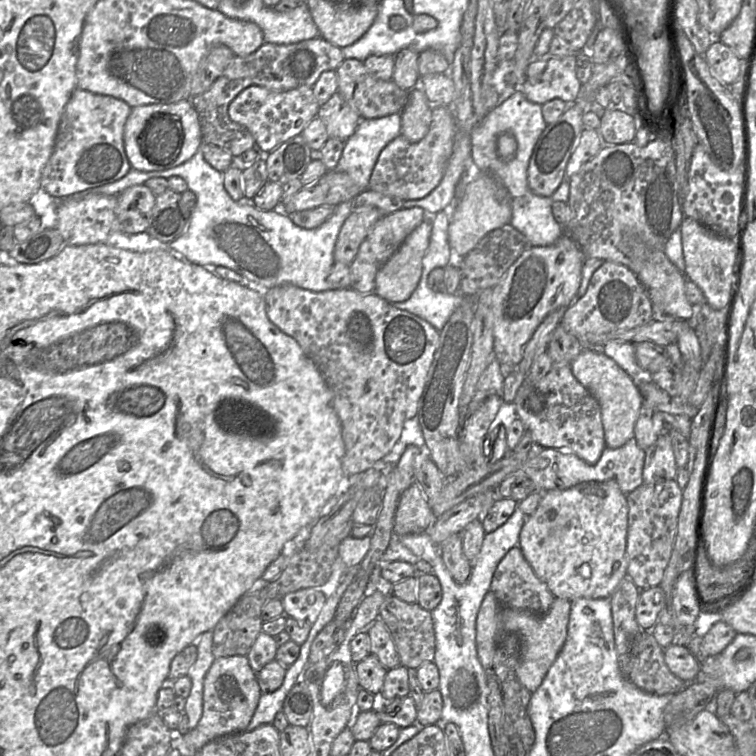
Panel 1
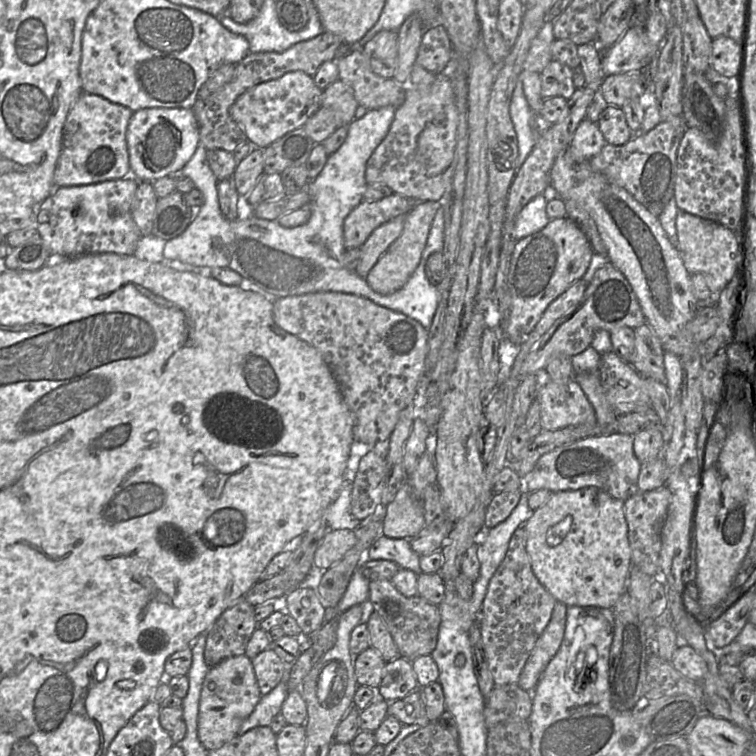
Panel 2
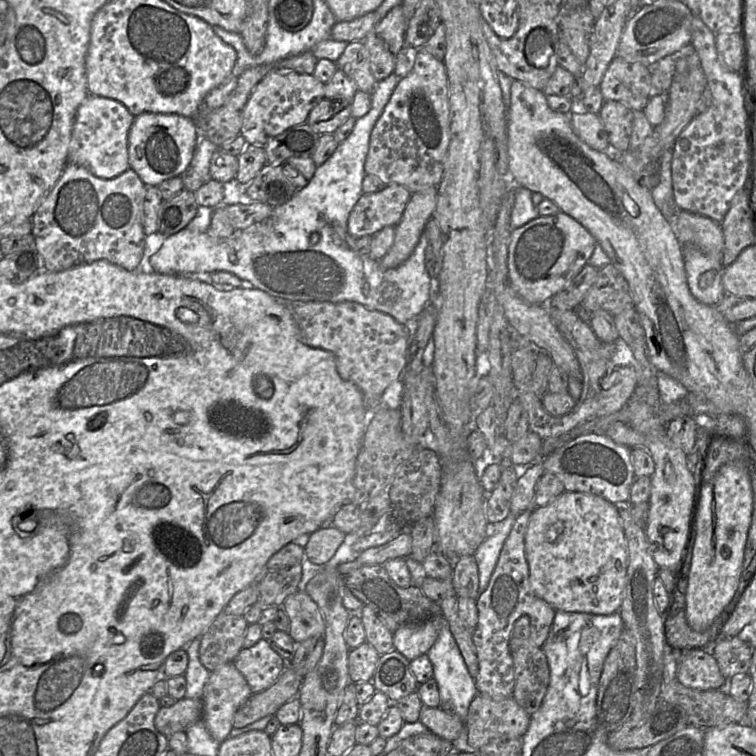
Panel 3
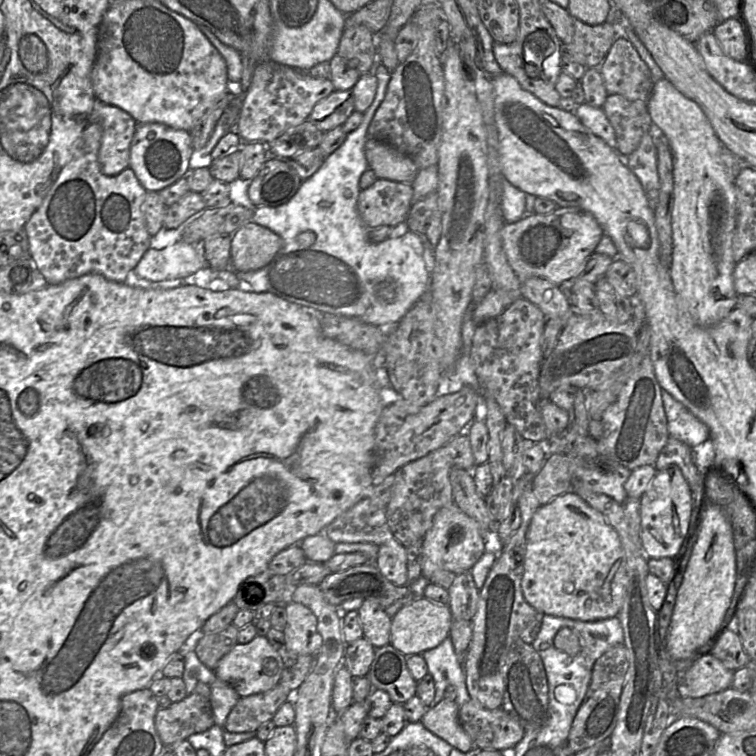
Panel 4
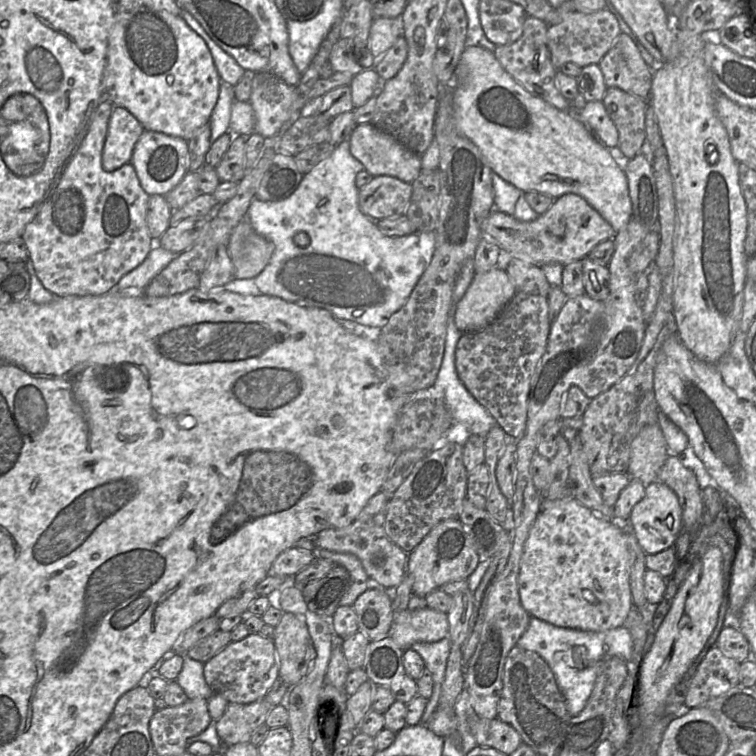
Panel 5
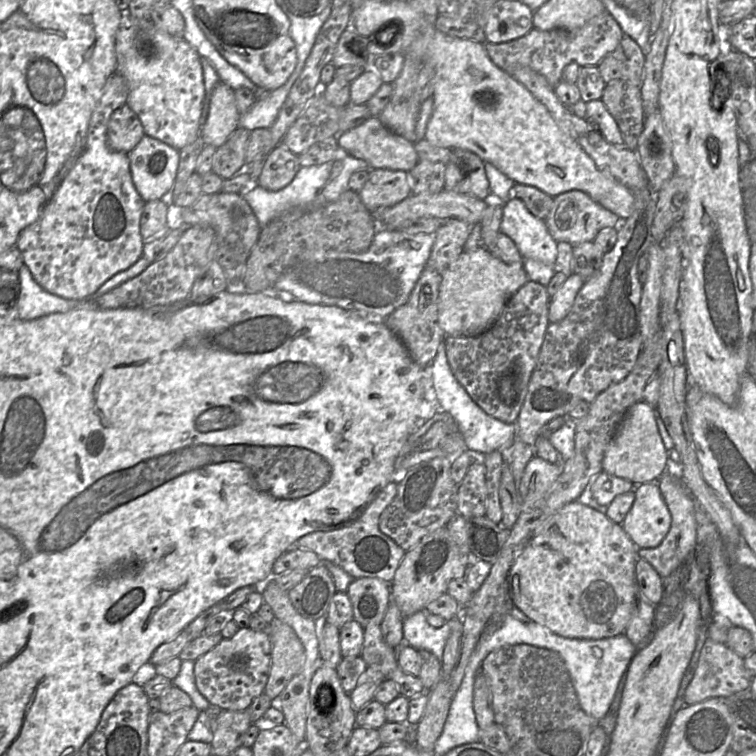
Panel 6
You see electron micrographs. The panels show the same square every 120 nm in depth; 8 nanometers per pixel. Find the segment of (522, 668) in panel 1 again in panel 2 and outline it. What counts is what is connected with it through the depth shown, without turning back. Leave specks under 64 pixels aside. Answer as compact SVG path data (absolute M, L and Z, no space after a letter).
M556 601L550 621L521 671L517 684L524 691L532 693L546 666L559 650L565 631L566 612L567 606Z

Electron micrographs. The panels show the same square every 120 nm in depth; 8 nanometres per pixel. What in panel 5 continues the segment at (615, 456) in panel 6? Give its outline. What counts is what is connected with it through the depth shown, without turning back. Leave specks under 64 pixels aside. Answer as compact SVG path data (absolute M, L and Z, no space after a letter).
M659 424L647 425L631 444L627 474L645 485L656 481L657 474L669 454L671 453Z

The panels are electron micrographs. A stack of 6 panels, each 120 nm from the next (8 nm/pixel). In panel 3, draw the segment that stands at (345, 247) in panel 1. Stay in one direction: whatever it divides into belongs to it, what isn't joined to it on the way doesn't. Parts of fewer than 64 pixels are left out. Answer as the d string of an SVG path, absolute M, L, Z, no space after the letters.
M398 184L386 185L380 192L363 193L349 215L348 233L358 239L373 236L387 226L395 227L411 195L409 189Z

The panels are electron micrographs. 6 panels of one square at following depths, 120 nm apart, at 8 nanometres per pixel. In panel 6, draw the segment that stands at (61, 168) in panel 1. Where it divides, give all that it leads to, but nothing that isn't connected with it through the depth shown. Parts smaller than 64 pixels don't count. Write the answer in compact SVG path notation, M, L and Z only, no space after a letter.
M126 103L112 113L107 125L107 139L113 151L130 153L144 135L141 121Z

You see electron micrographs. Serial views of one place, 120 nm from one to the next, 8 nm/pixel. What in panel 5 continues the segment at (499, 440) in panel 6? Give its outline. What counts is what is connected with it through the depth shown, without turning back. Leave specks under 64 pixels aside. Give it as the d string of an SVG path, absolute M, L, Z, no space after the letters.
M452 303L446 327L444 355L435 382L440 384L445 390L444 403L453 421L465 425L470 435L476 434L485 437L496 424L496 420L473 397L457 374L455 350L463 332L455 324L455 311L456 304Z

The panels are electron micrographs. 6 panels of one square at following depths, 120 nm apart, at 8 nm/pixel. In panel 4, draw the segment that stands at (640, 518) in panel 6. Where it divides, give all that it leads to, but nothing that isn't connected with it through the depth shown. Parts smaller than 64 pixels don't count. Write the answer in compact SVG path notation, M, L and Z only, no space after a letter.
M674 464L656 471L640 497L640 540L648 558L675 558L687 536L692 517L691 489L680 468Z

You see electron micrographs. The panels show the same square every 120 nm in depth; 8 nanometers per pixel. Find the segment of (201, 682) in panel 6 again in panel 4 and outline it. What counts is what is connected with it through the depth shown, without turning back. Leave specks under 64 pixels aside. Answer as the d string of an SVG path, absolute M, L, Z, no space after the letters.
M256 636L247 644L236 644L218 662L214 673L217 678L231 685L240 697L271 690L280 682L283 660L266 637Z

